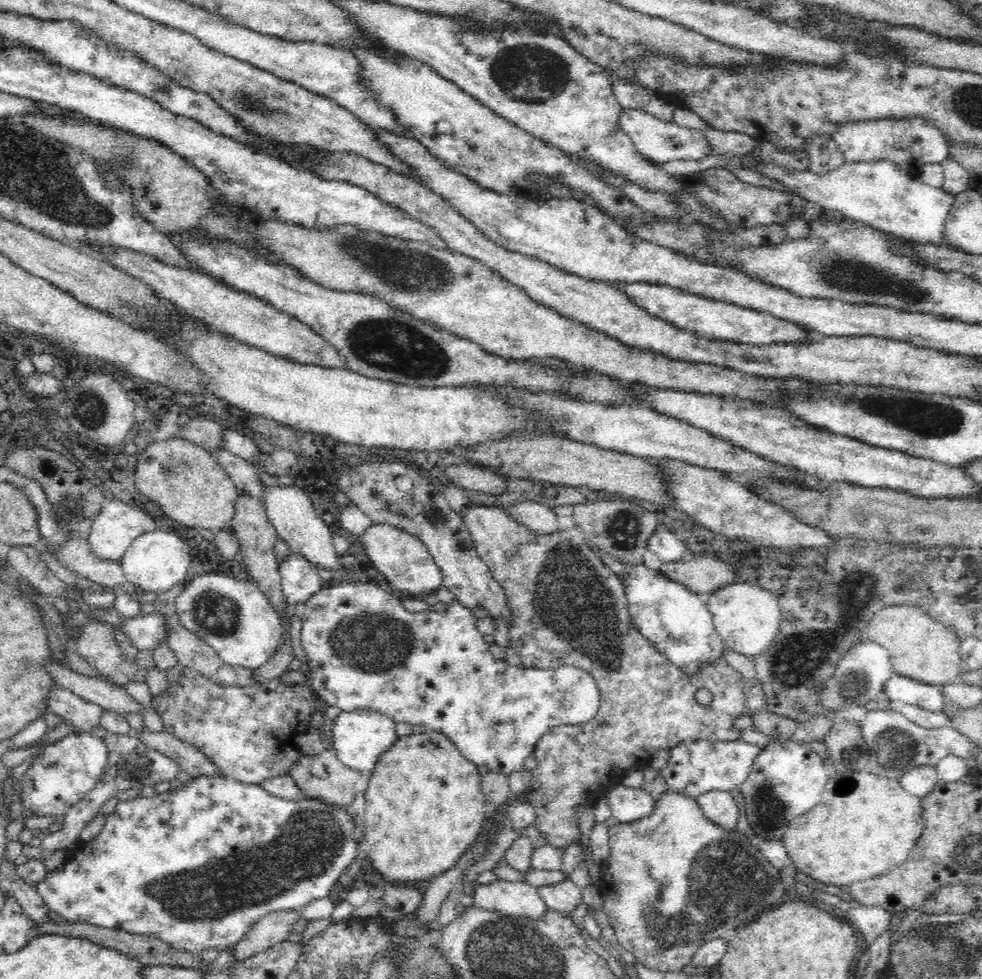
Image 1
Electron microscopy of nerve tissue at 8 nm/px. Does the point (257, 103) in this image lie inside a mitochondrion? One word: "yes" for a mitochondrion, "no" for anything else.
yes

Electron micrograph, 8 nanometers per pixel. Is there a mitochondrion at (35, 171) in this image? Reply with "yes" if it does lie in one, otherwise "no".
yes

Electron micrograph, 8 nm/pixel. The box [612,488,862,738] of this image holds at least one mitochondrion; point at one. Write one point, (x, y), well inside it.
(791, 669)

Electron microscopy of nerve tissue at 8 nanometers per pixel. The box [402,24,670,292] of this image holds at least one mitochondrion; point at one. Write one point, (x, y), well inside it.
(532, 74)

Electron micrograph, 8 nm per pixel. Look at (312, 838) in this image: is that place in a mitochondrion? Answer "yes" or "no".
yes

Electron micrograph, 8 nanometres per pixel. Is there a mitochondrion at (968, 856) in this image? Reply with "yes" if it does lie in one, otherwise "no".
yes

